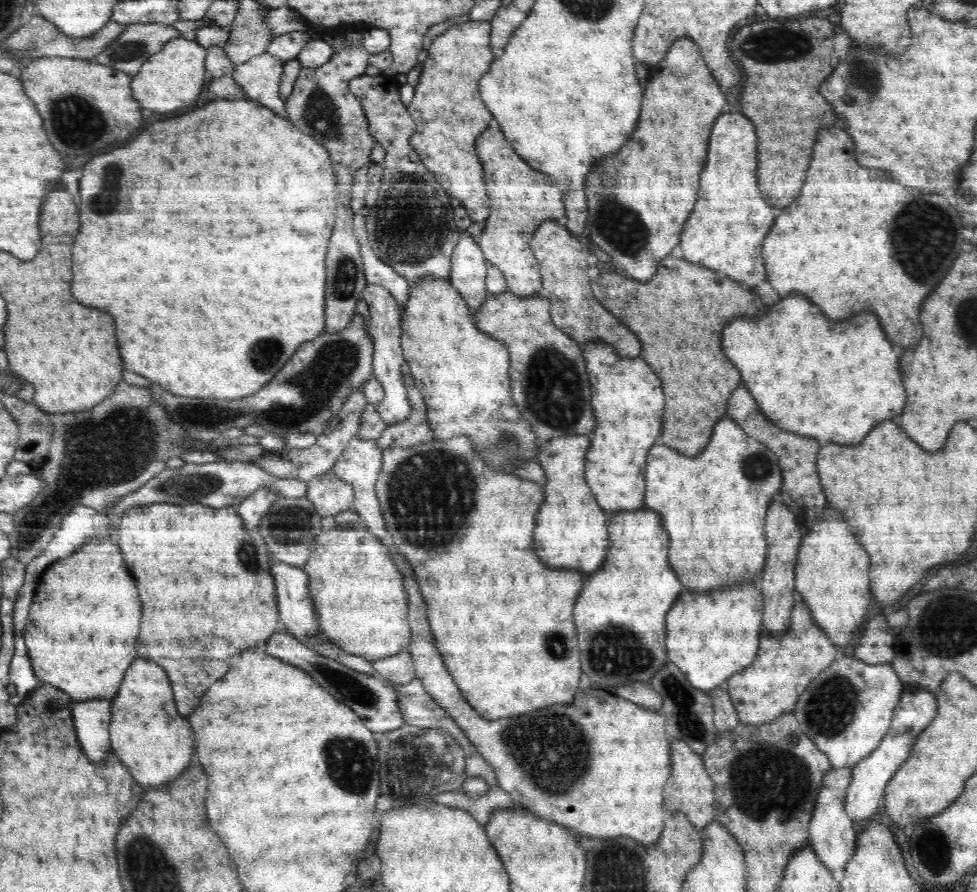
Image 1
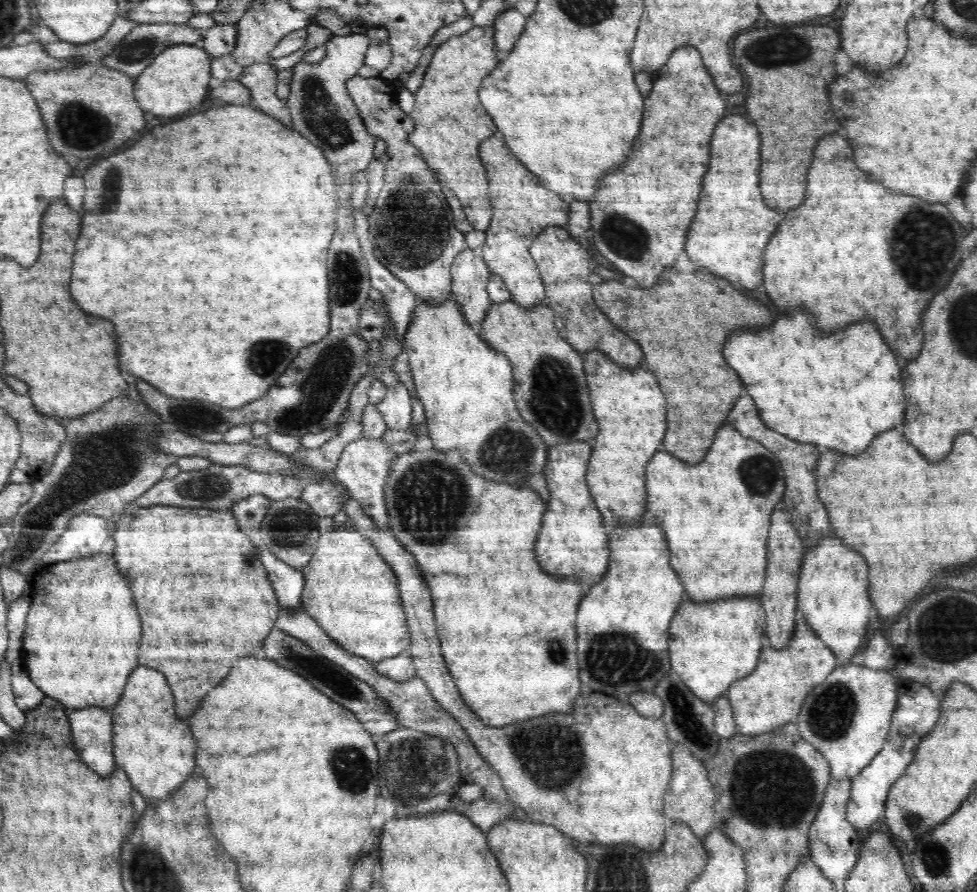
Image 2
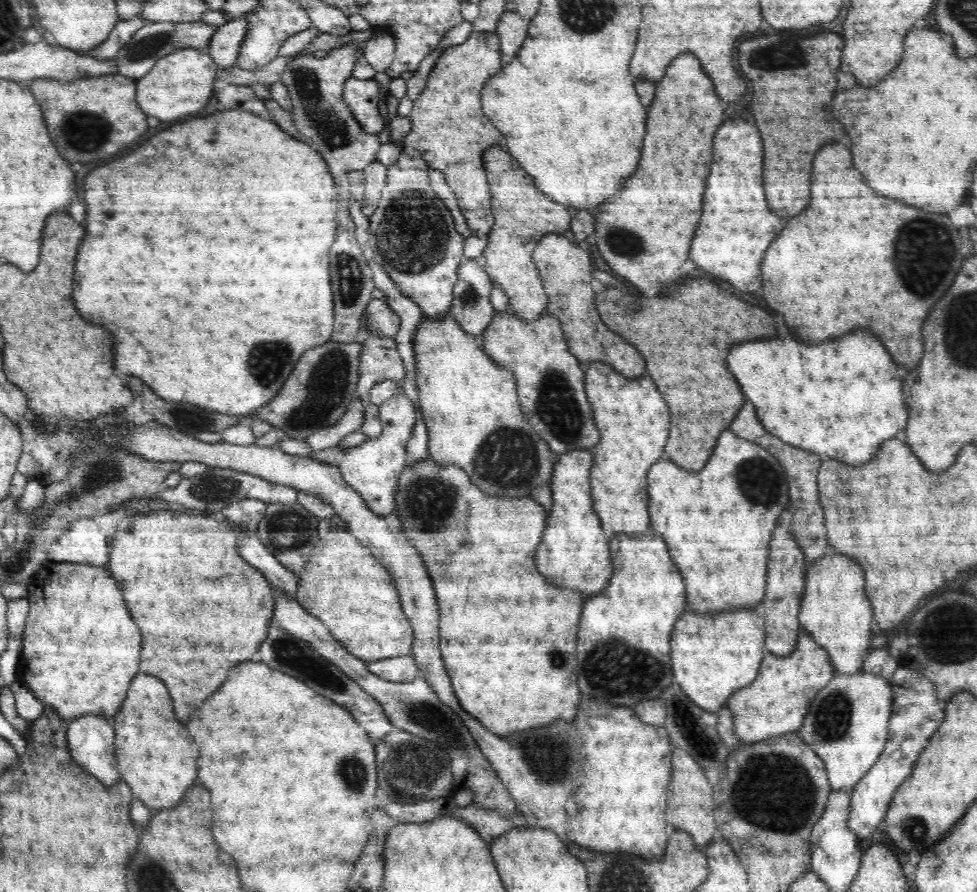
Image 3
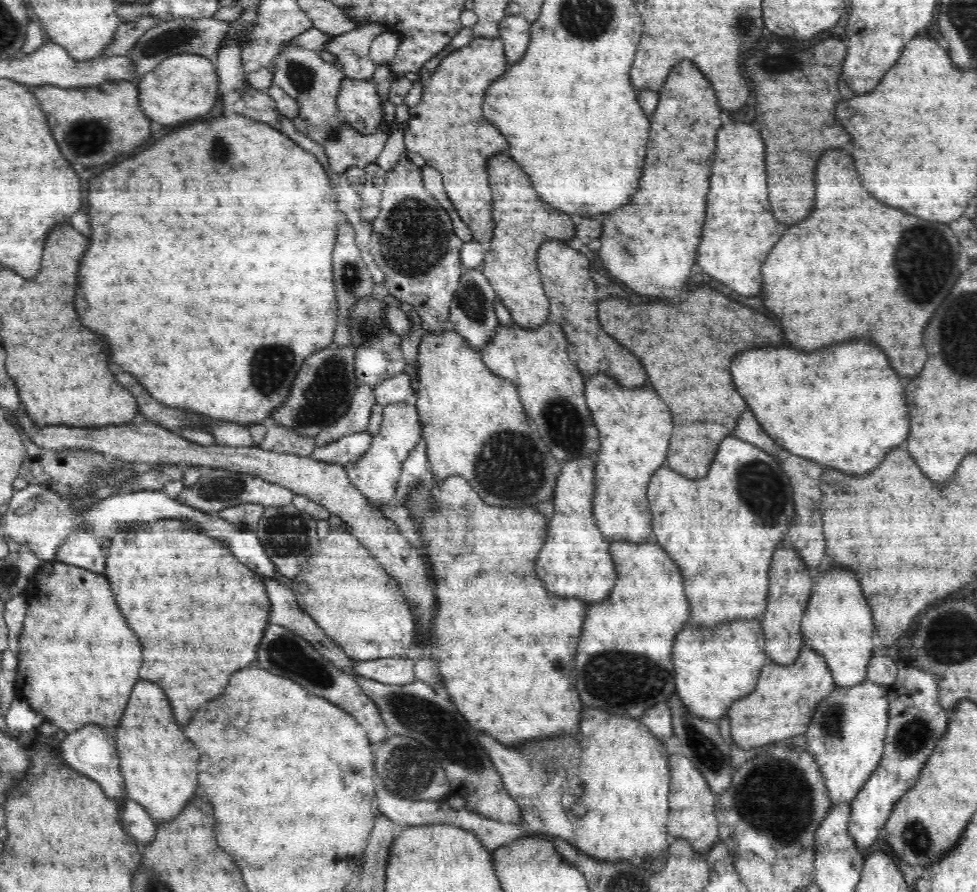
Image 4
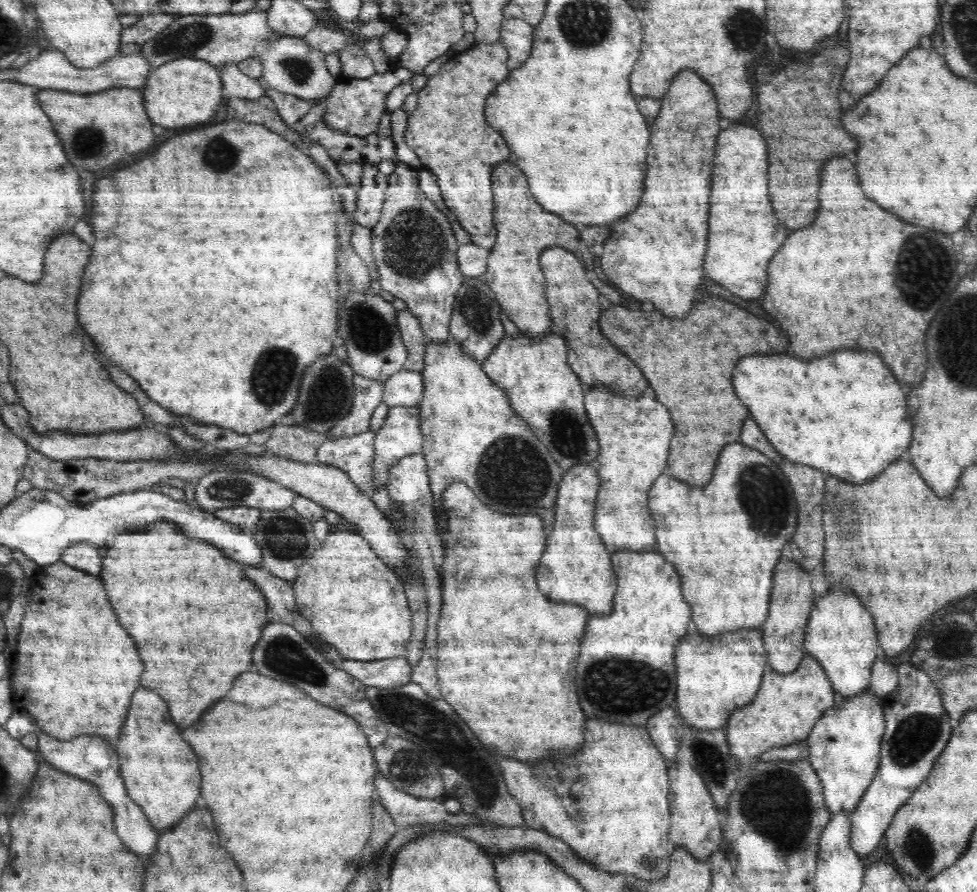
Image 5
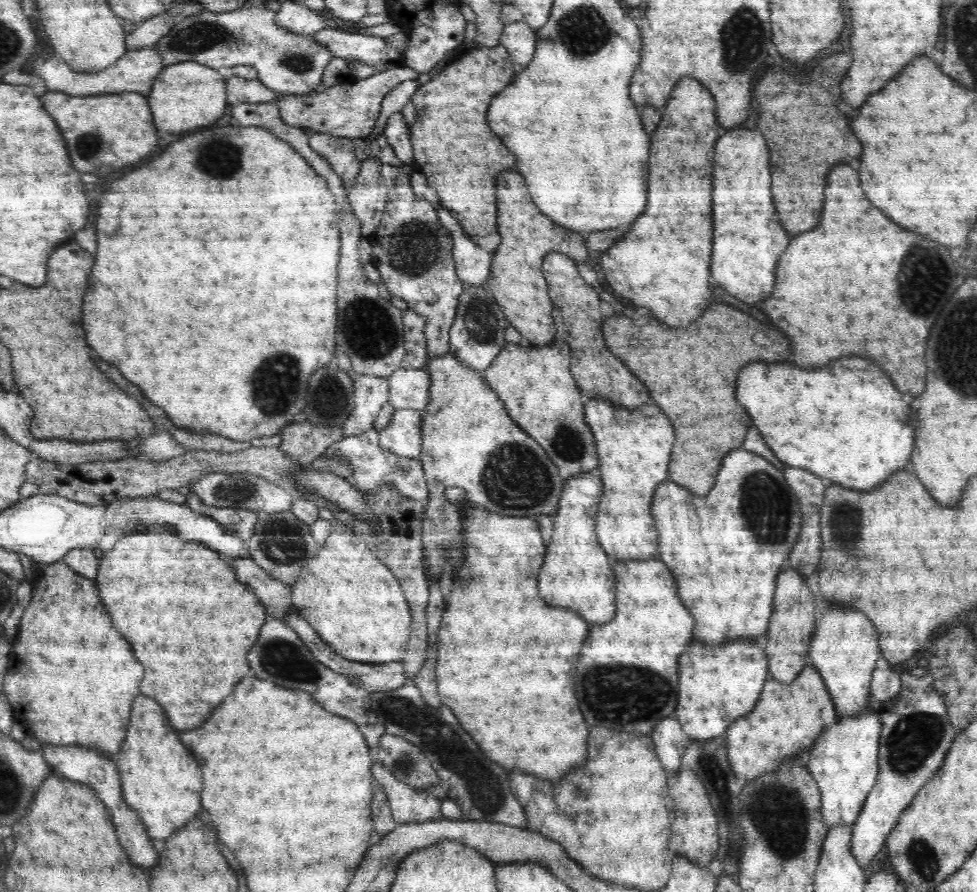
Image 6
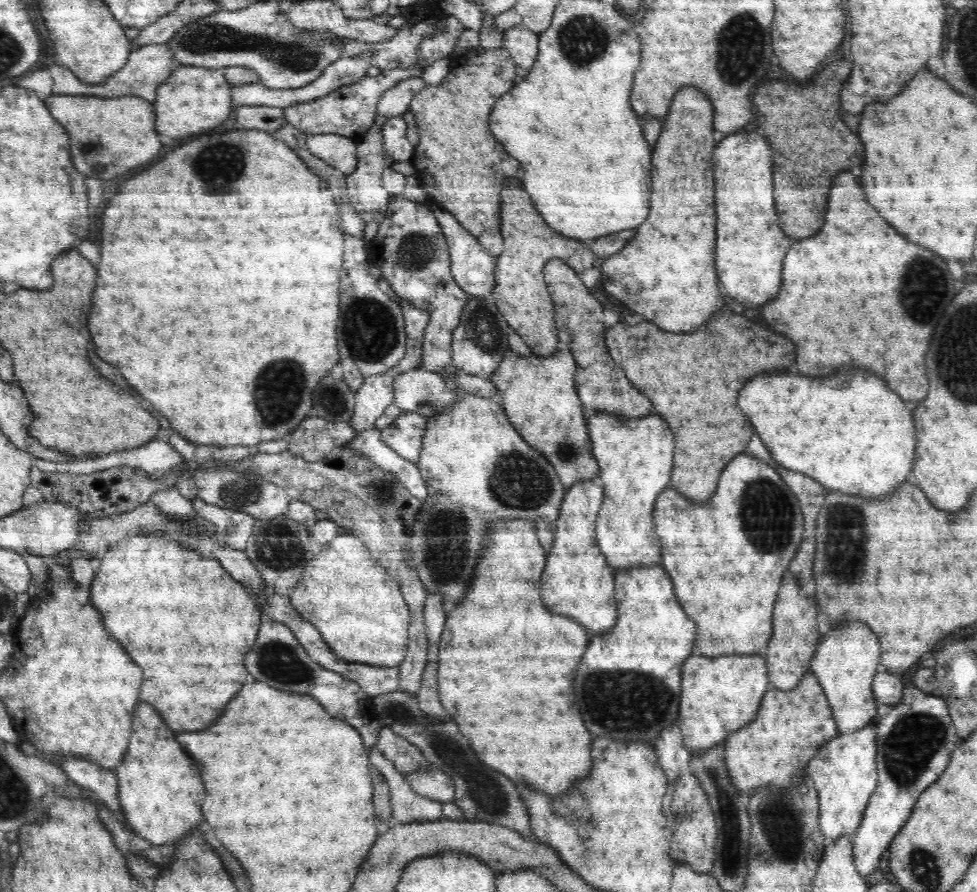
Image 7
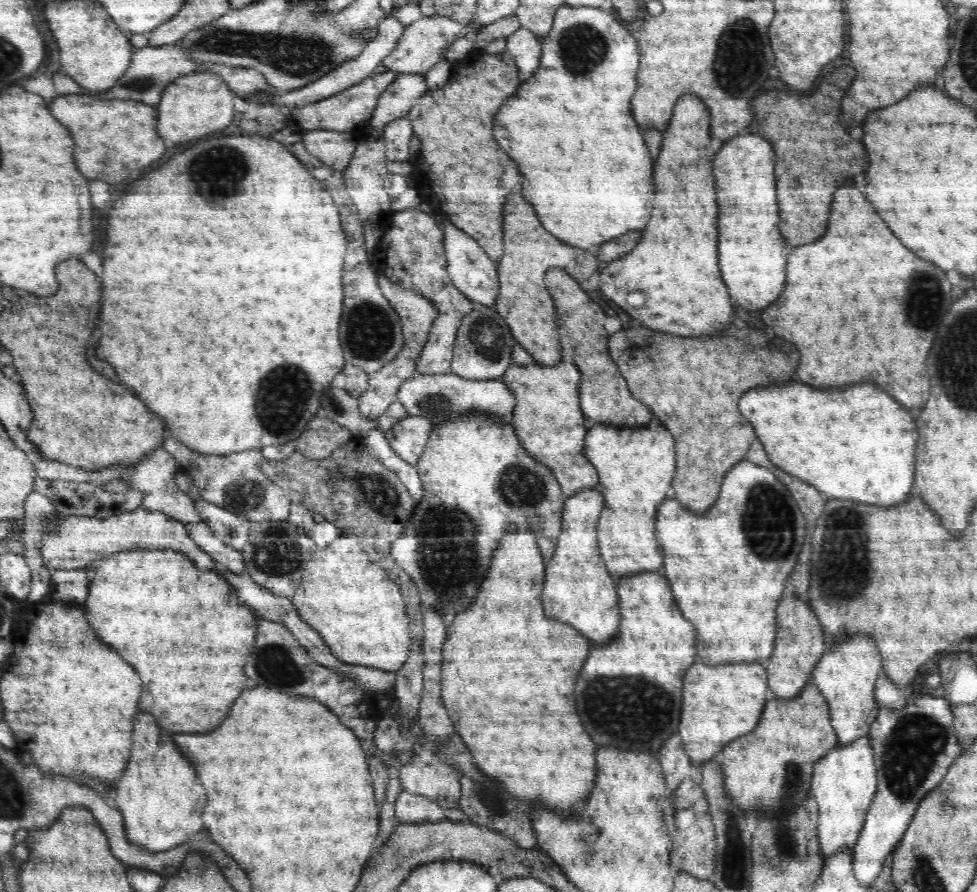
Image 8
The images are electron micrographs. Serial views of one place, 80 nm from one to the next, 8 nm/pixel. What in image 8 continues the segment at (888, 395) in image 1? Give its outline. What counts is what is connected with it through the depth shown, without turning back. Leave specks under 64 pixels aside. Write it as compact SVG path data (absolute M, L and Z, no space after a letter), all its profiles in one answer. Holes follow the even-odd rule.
M776 382L772 387L748 390L738 406L746 420L756 430L768 458L786 474L807 482L820 494L832 498L848 498L876 506L896 506L910 496L914 484L915 454L918 433L912 416L886 392L874 384L850 386L844 392L812 390L810 386L784 386Z

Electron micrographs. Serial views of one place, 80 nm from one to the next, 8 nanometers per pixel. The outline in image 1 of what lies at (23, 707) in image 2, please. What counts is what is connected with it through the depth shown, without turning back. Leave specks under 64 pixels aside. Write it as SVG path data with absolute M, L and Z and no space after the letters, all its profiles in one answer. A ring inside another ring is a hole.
M22 634L15 637L14 657L10 662L9 680L14 684L14 695L10 697L10 702L16 706L20 706L24 700L28 700L30 692L34 692L34 688L38 688L38 679L32 670L30 655Z

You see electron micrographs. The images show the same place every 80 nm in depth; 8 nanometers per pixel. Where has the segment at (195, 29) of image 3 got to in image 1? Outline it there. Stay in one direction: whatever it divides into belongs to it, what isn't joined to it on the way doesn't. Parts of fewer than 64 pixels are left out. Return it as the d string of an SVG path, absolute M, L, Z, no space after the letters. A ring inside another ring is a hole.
M156 23L128 25L102 54L94 56L101 65L120 70L131 76L138 74L142 64L174 38L185 38L178 29Z

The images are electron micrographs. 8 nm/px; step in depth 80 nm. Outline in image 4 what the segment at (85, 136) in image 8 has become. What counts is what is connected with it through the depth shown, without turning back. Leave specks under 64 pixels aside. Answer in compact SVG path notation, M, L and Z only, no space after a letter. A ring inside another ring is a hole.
M119 79L118 82L108 80L88 87L60 87L46 83L31 88L34 88L34 94L48 118L50 128L52 128L52 134L54 134L56 142L60 144L60 150L68 162L78 162L86 168L102 166L122 154L130 154L132 150L136 150L150 138L150 120L142 114L136 83Z

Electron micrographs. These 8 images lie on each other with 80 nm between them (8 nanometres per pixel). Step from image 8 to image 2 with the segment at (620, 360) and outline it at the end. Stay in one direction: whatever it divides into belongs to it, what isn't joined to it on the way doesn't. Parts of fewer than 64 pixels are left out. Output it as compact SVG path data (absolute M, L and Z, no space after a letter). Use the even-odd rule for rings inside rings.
M670 268L666 270L666 274L660 276L658 284L655 283L652 290L628 288L628 284L624 286L620 282L610 280L593 285L593 299L606 317L609 317L610 322L620 327L641 346L646 360L644 364L648 366L648 370L658 370L654 374L658 374L658 384L666 394L666 438L662 448L670 450L670 454L684 459L687 464L698 463L709 450L715 432L724 424L731 410L730 406L734 406L735 399L745 392L737 371L734 372L724 362L722 342L726 342L726 334L730 334L734 326L752 326L757 329L769 325L772 316L768 308L764 308L760 301L748 300L732 288L729 280L718 278L718 275L710 276L706 272L674 274ZM666 342L672 344L672 354L660 352L662 346L666 346Z

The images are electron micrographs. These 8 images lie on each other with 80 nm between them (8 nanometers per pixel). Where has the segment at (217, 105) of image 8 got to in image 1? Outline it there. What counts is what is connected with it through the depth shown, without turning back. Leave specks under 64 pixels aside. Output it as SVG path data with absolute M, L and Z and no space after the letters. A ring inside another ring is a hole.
M174 38L156 53L150 56L133 75L131 91L133 98L140 102L142 108L154 110L154 112L174 112L184 106L195 104L204 90L204 74L206 49L198 44L197 40L188 38Z

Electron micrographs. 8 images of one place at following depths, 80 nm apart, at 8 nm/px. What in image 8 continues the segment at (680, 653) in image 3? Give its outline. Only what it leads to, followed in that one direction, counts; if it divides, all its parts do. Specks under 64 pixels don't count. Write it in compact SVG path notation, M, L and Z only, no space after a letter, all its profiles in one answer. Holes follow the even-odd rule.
M760 663L728 666L694 664L684 676L680 737L691 760L694 775L704 762L722 752L728 742L752 733L770 696L767 669Z

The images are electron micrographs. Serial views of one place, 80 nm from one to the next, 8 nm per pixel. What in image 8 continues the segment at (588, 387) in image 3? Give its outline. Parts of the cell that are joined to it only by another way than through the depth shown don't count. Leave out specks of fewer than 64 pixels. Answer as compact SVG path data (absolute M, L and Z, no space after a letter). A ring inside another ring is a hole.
M652 420L646 426L622 427L605 422L588 426L581 453L594 465L603 488L604 508L598 522L603 563L616 580L642 572L661 572L665 556L656 538L656 512L670 496L668 488L676 472L674 438Z

